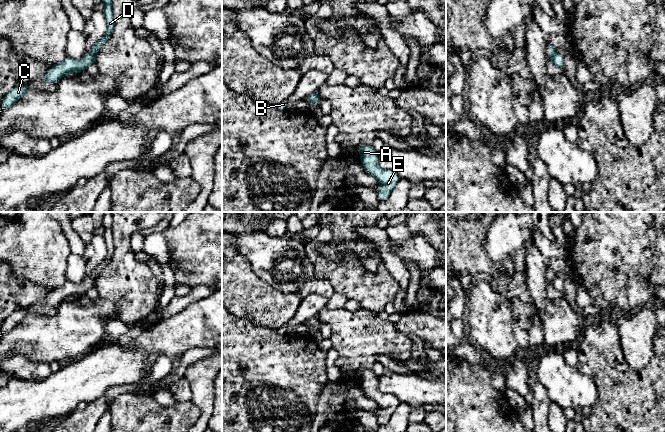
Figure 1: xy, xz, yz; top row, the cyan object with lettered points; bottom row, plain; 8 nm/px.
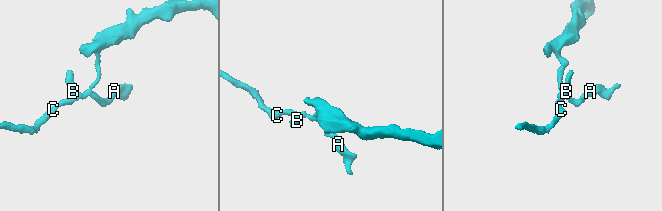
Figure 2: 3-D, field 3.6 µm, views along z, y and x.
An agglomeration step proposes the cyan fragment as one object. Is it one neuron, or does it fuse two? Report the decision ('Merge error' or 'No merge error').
Merge error

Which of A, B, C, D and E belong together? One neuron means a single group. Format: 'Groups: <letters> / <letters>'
Groups: A B C E / D

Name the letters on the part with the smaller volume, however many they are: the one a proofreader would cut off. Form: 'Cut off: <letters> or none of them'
Cut off: D

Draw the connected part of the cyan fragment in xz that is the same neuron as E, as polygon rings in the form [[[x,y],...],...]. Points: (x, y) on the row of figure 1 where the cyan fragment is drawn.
[[[361,145],[359,155],[366,172],[374,176],[380,184],[380,188],[377,191],[378,200],[380,202],[385,201],[400,180],[399,176],[395,172],[379,166],[376,157],[377,152],[372,145]]]

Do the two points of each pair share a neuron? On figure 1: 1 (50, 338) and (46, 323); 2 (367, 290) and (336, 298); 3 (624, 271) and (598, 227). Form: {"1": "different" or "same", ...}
{"1": "same", "2": "different", "3": "same"}

